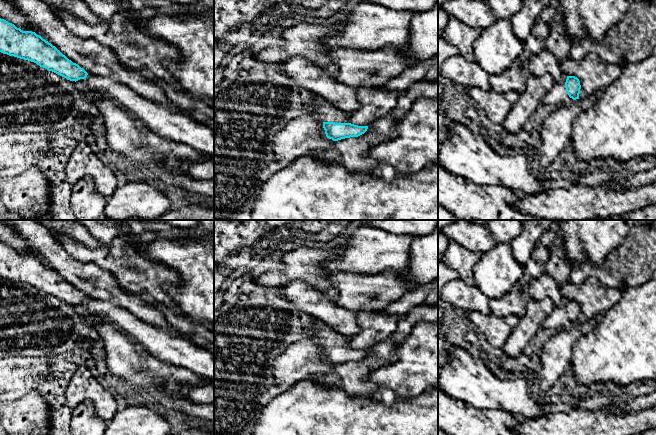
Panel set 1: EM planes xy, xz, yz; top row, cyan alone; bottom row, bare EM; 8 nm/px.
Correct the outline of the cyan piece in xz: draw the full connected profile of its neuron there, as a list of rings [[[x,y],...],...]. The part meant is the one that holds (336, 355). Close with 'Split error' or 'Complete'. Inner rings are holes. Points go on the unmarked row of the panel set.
[[[318,322],[313,327],[311,334],[307,338],[323,347],[326,361],[333,365],[358,361],[368,353],[368,350],[358,350],[348,347],[349,336],[336,332],[322,322]]]. Split error

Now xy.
[[[1,242],[0,276],[34,286],[70,305],[82,303],[92,314],[102,316],[135,343],[142,345],[151,356],[214,382],[214,357],[205,349],[196,347],[183,336],[144,322],[111,302],[87,297],[40,259],[23,255]]]. Split error

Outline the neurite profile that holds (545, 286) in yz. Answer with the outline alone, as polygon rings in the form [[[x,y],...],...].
[[[543,273],[536,279],[529,279],[529,295],[534,300],[548,298],[555,307],[565,308],[567,299],[561,292],[556,280],[549,274]]]

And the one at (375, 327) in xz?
[[[358,311],[357,322],[360,331],[350,337],[347,347],[369,350],[375,344],[389,338],[402,318],[400,315],[378,311]]]

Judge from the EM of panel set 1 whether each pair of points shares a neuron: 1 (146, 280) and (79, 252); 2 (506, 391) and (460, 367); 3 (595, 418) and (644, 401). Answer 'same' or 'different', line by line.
1: same
2: same
3: different

